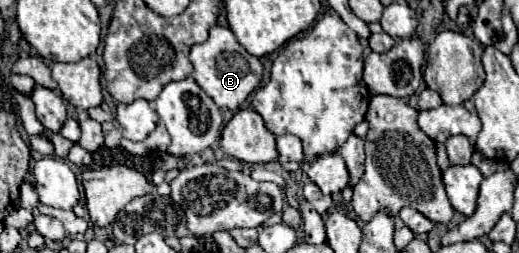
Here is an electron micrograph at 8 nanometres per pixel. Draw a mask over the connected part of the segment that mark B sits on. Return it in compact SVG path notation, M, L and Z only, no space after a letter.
M214 26L210 28L210 36L202 44L194 44L190 50L190 62L192 62L192 77L196 84L220 106L228 110L236 110L252 90L258 88L262 80L262 62L248 54L236 40L230 28L226 26Z

